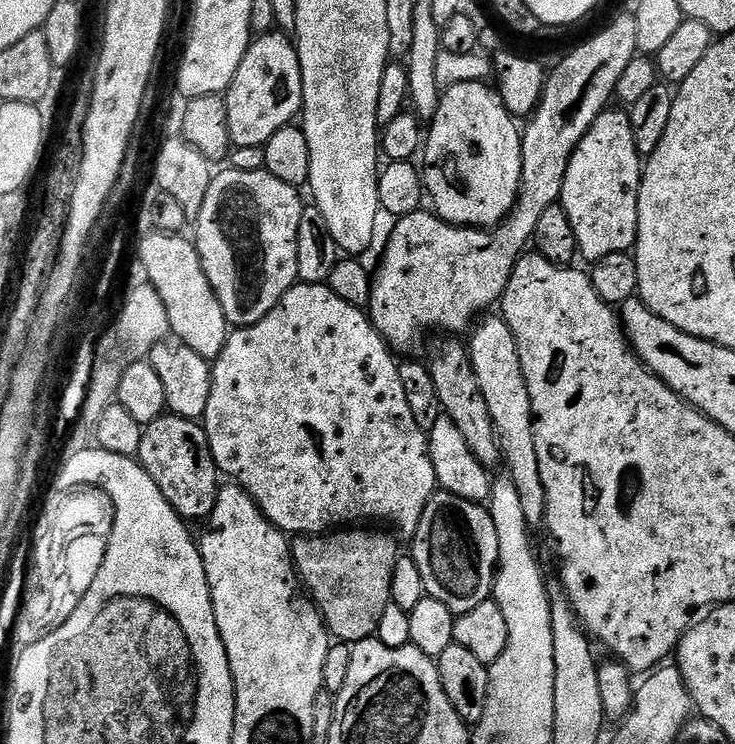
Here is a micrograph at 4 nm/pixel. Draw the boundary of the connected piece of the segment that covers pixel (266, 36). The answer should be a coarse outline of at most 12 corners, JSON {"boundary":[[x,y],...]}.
{"boundary":[[293,37],[249,44],[223,98],[232,148],[263,148],[304,106]]}

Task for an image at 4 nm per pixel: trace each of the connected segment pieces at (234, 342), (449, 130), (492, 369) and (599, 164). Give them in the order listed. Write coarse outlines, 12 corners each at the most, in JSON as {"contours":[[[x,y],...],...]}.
{"contours":[[[293,284],[212,364],[217,469],[285,534],[438,491],[365,309]],[[495,87],[443,89],[422,145],[436,215],[511,216],[517,117]],[[499,315],[471,333],[506,475],[528,528],[545,525],[530,390]],[[604,111],[558,201],[588,262],[631,253],[642,157],[631,115]]]}

